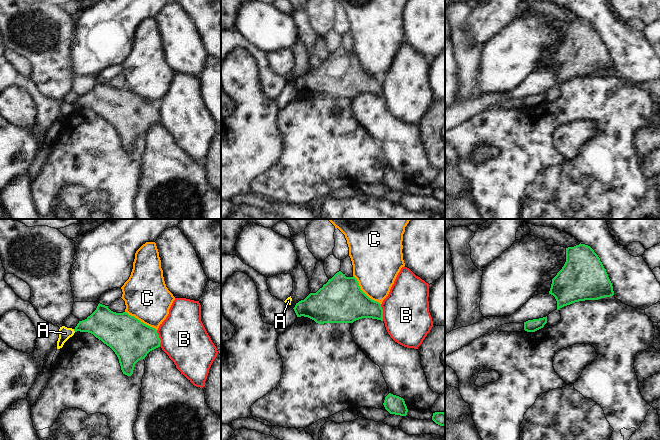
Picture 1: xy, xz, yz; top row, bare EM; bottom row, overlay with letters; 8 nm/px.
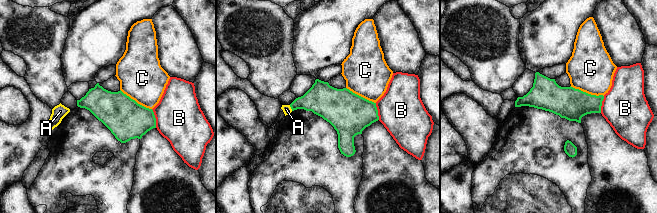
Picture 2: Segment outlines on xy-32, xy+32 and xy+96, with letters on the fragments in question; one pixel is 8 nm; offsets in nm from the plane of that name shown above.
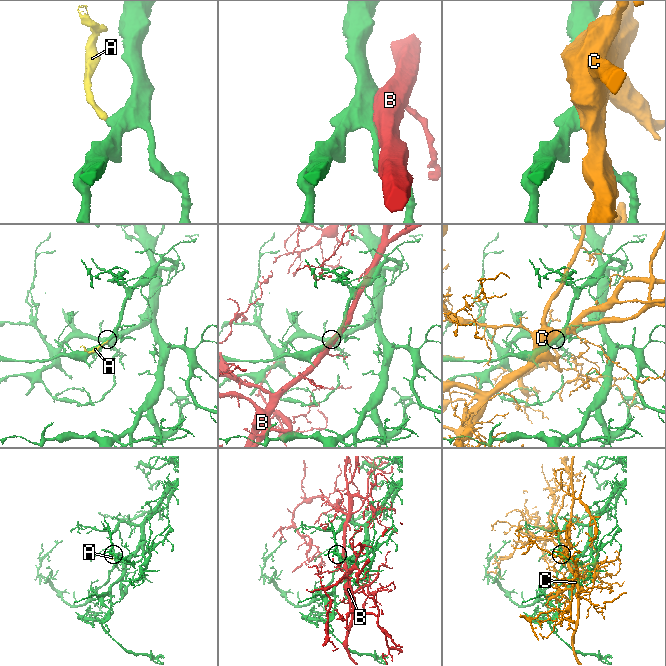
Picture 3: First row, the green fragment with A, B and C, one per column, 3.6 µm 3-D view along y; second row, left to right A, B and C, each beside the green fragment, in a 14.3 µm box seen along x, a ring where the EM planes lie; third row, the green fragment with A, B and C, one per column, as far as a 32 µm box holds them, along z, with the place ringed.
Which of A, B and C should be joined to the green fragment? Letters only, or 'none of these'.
none of these

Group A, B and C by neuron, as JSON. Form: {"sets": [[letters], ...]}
{"sets": [["A"], ["B"], ["C"]]}

